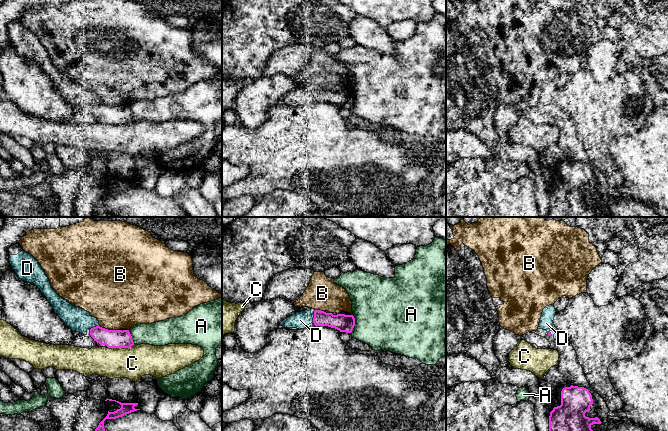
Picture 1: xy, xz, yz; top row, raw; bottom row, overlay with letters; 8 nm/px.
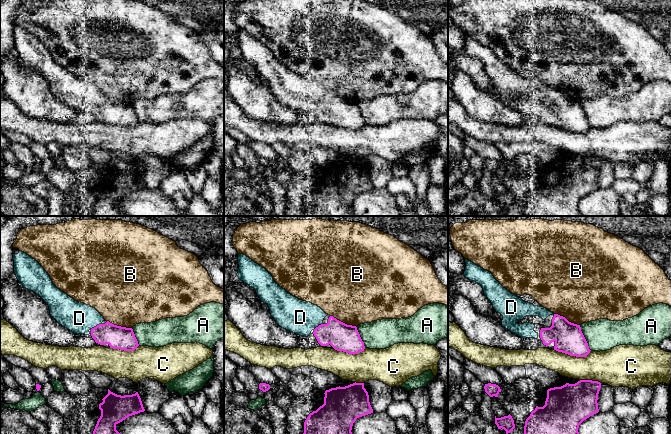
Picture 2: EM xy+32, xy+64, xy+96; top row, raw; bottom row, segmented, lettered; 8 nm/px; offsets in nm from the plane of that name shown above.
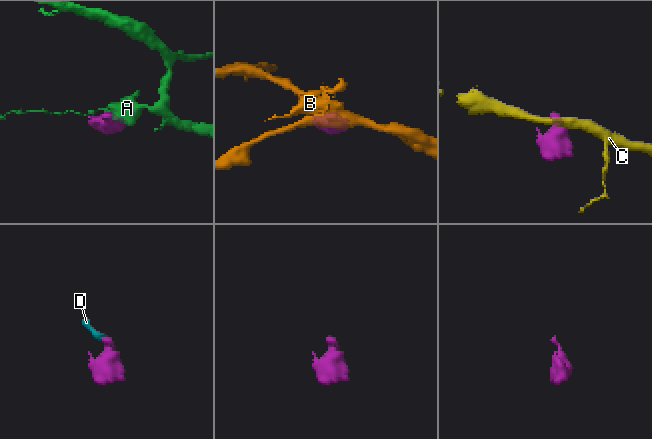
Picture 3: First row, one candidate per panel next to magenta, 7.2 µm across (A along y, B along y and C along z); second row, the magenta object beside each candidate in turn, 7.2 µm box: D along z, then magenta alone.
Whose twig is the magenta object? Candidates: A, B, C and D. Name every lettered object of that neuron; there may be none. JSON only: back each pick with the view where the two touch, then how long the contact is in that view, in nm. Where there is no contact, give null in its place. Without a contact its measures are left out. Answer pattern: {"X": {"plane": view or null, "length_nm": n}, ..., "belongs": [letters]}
{"D": {"plane": "xy", "length_nm": 80}, "belongs": ["D"]}

